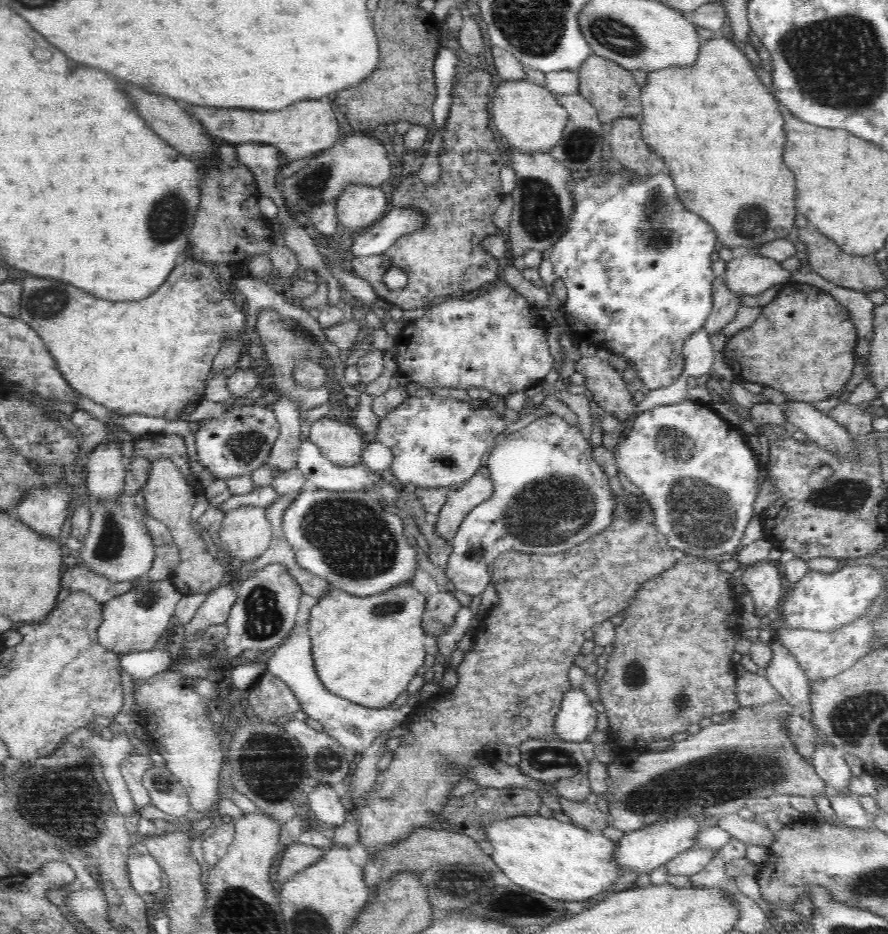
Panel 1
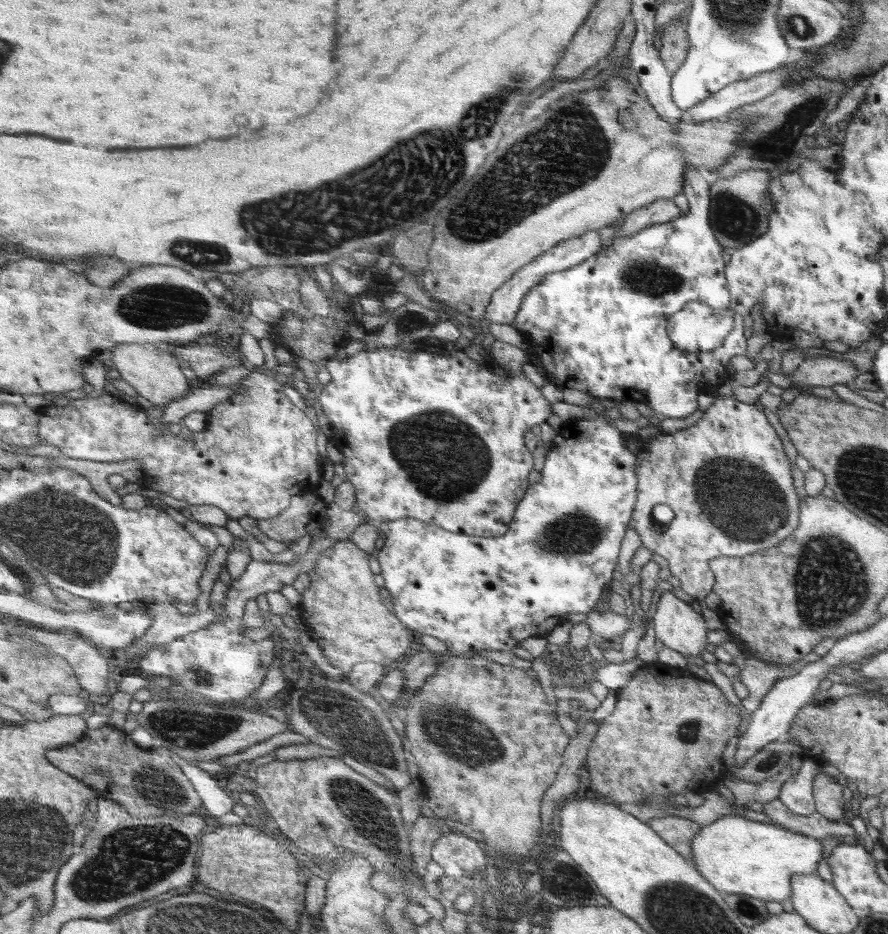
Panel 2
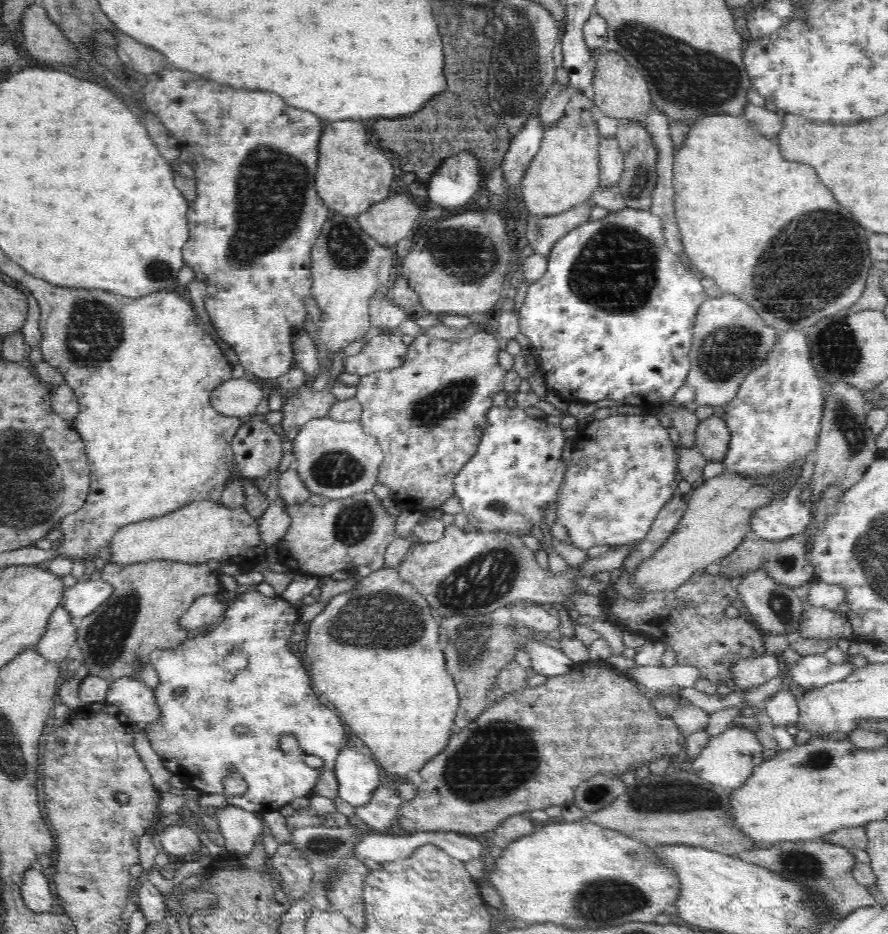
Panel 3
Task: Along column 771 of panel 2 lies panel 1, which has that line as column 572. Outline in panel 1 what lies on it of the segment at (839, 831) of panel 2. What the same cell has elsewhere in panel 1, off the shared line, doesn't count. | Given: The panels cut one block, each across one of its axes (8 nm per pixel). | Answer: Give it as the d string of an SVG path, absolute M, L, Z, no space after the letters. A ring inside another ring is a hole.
M558 797L561 804L562 813L570 817L572 824L585 827L586 830L604 830L610 820L609 814L604 814L596 807L595 801L589 799L578 802L576 800L566 800L564 797Z

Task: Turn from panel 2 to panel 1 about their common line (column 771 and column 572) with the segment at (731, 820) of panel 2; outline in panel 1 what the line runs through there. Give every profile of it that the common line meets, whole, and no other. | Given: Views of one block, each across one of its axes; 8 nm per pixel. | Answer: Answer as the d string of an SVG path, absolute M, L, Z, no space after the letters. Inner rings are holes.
M540 814L499 819L489 824L486 836L494 851L490 854L502 874L517 886L528 890L540 890L550 898L558 900L592 900L592 896L606 892L620 878L620 868L616 859L616 844L600 832L586 830L571 822L565 823L554 817L546 818Z

